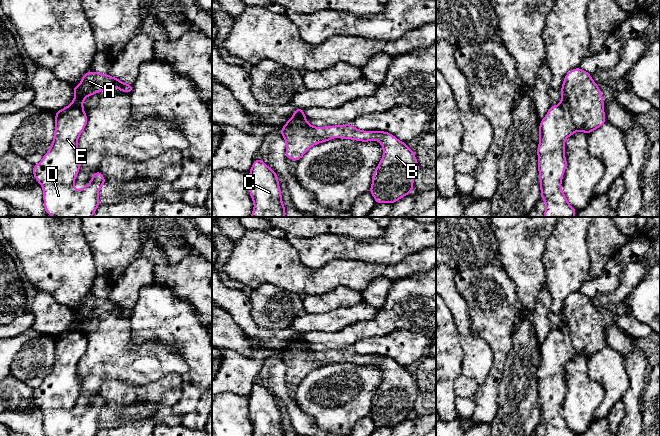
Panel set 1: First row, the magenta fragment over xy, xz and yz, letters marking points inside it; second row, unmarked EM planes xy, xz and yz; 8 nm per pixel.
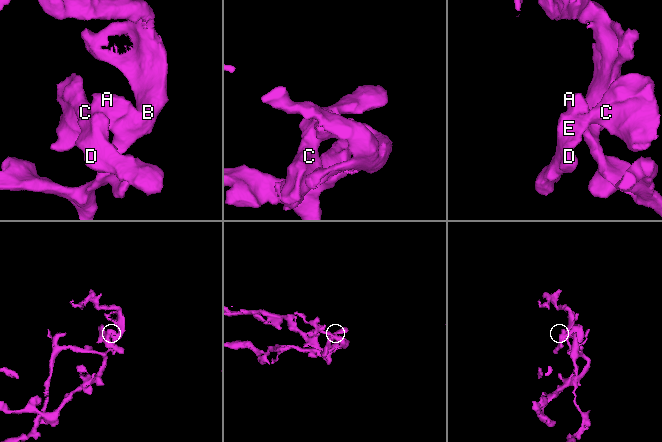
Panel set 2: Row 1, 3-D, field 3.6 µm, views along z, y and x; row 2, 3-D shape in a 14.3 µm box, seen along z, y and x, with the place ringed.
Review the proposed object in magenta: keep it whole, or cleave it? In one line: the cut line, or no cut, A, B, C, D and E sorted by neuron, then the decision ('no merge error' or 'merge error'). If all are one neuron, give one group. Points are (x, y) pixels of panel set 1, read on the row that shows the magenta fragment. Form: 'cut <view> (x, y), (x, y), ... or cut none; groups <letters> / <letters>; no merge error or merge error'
cut yz (559, 104), (568, 110), (571, 119), (582, 131); groups A B / C D E; merge error

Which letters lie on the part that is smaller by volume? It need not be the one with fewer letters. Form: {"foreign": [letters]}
{"foreign": ["C", "D", "E"]}

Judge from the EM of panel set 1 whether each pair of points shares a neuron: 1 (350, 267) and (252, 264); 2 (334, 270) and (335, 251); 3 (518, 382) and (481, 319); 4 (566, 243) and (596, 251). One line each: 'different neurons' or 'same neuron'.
1: same neuron
2: different neurons
3: different neurons
4: different neurons

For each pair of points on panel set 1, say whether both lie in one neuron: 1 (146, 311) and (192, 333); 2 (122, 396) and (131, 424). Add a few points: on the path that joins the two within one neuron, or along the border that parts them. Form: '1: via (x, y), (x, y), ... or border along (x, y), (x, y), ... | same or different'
1: via (157, 315), (165, 316), (181, 328) | same
2: border along (148, 404), (123, 405), (118, 425) | different

